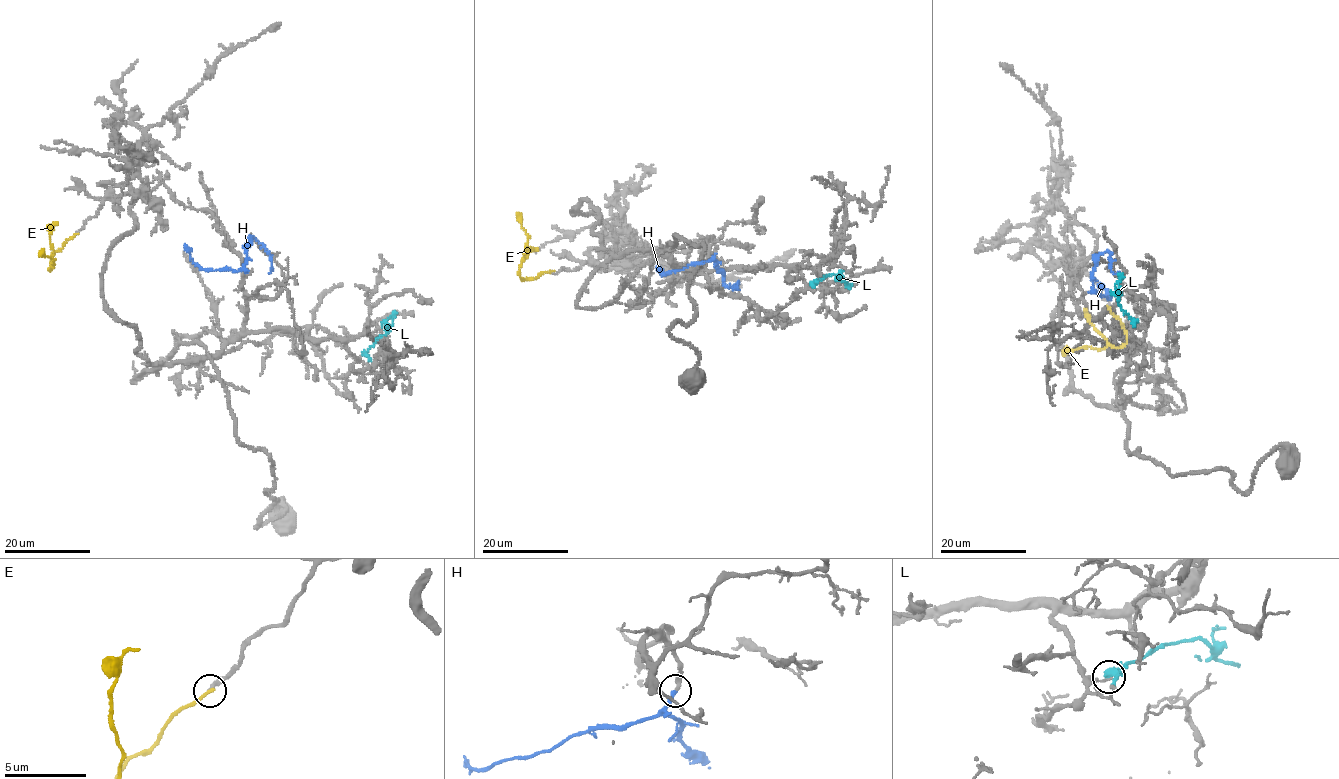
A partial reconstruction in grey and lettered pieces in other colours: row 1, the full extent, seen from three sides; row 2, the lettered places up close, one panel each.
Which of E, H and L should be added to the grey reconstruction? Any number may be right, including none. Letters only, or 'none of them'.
H

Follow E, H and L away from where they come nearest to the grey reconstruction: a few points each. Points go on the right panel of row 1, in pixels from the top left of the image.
E: (1108, 307), (1126, 331), (1125, 344), (1101, 349), (1082, 347), (1065, 350), (1062, 355)
H: (1087, 292), (1092, 289), (1091, 272), (1095, 256), (1106, 251), (1110, 252), (1111, 261), (1109, 266), (1120, 277)
L: (1134, 321), (1119, 304), (1117, 281), (1114, 286), (1120, 294)

